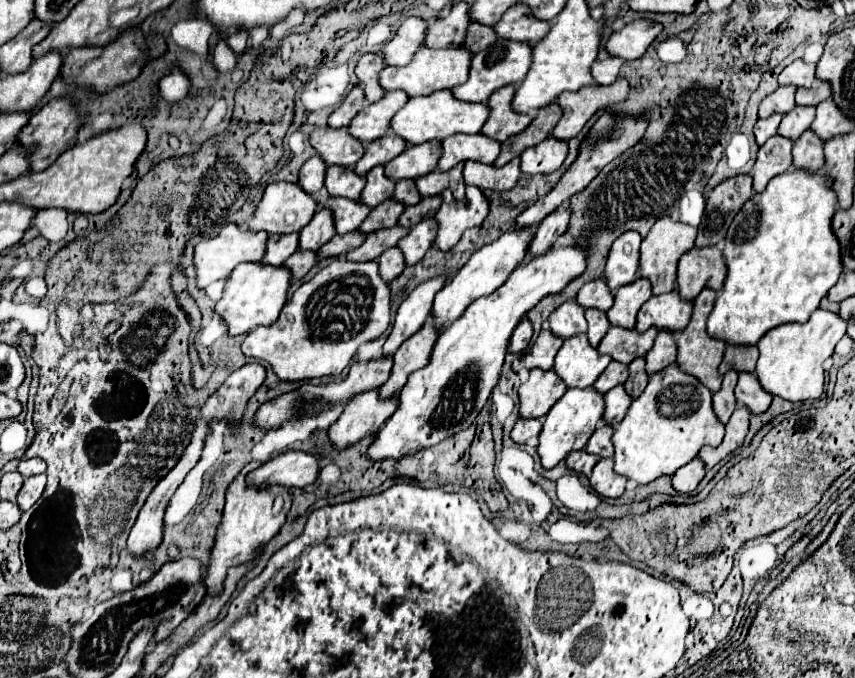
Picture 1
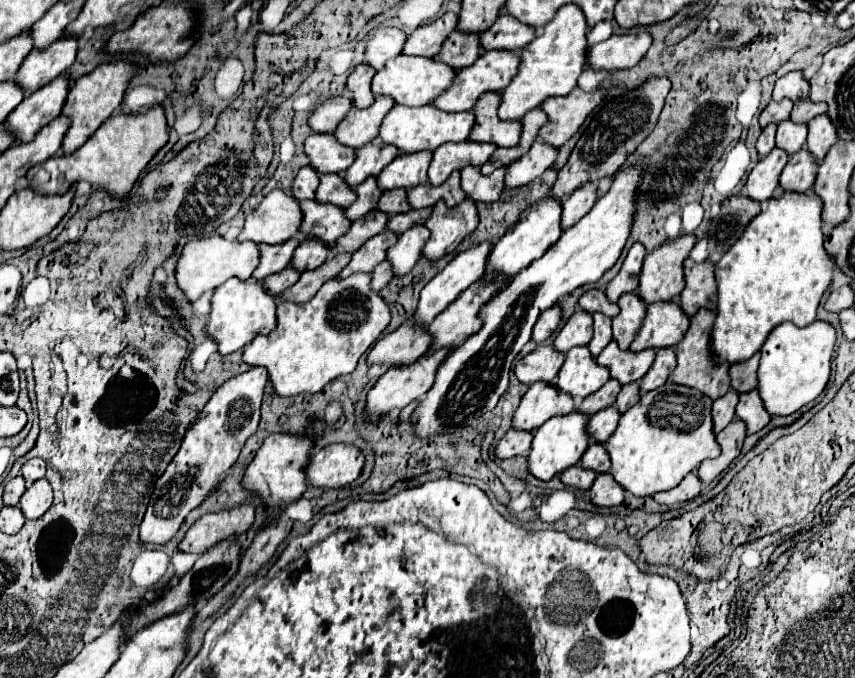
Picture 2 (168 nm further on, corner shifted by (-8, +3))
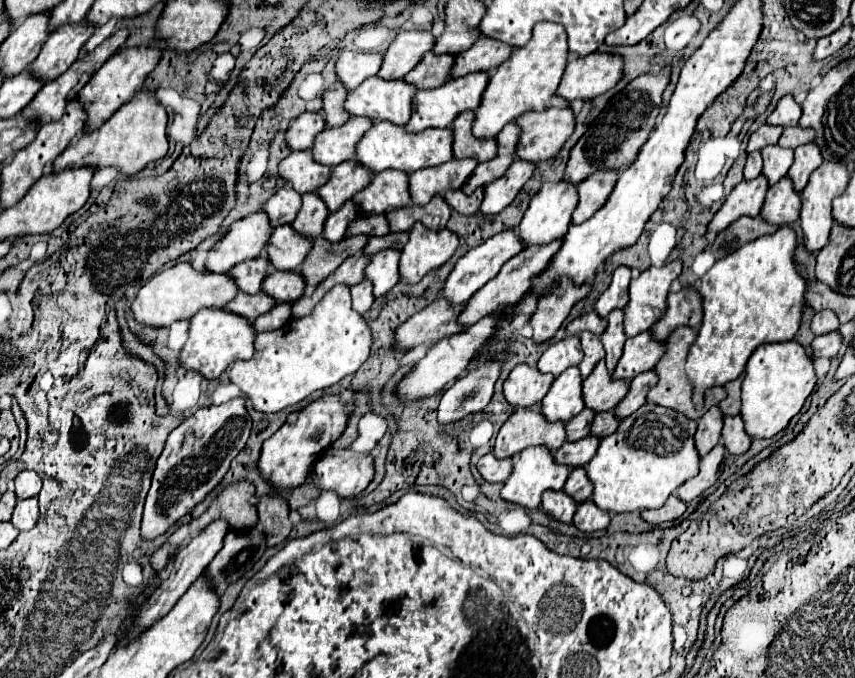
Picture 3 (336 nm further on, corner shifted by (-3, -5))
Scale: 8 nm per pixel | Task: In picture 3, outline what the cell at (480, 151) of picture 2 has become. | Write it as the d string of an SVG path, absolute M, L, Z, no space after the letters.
M451 159L447 163L435 167L423 167L409 177L411 201L419 205L427 205L433 195L445 193L447 189L461 189L461 185L475 171L475 159Z

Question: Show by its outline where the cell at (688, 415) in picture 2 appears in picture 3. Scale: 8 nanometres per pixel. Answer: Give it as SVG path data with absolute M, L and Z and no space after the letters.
M645 403L639 411L625 417L613 435L601 439L595 457L587 465L587 473L595 485L591 499L601 509L615 511L615 513L661 507L679 485L683 485L687 479L699 473L701 455L695 447L695 431L697 431L697 421L691 421L683 413L655 403Z

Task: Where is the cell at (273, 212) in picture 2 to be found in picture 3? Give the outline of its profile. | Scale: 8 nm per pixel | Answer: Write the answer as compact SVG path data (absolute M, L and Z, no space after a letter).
M251 213L229 227L229 231L221 237L221 241L209 251L205 261L205 269L215 273L227 273L237 263L259 257L271 239L273 227L269 223L267 213Z

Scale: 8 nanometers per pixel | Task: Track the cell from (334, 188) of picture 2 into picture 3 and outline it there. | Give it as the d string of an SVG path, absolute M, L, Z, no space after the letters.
M305 193L303 195L303 207L297 215L297 219L293 221L293 227L309 237L317 237L323 233L323 221L327 221L329 211L325 201L315 193Z

